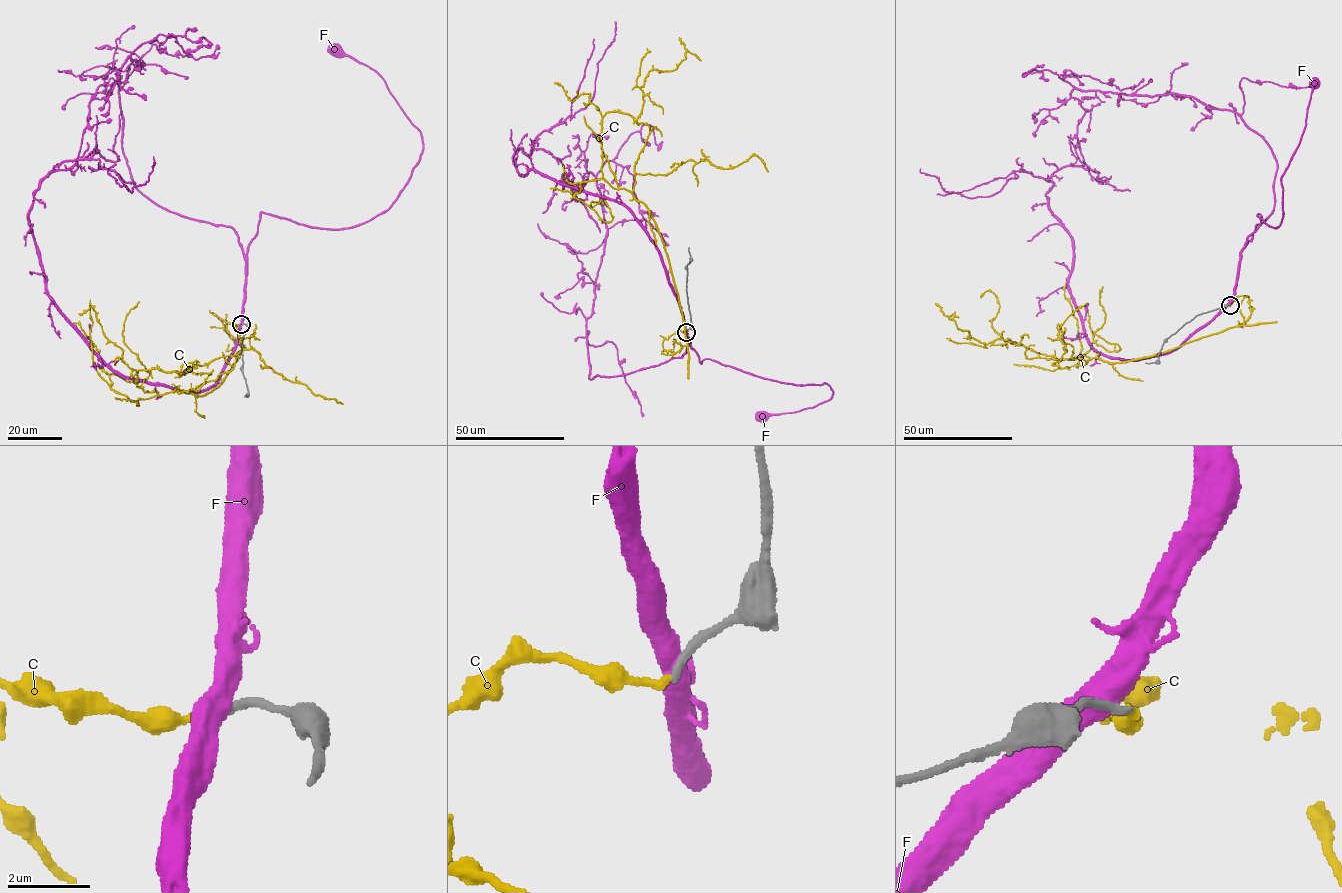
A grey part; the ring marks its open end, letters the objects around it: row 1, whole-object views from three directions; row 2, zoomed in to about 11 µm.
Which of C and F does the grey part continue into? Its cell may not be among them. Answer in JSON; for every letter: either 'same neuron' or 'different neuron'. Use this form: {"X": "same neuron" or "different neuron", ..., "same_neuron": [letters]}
{"C": "different neuron", "F": "different neuron", "same_neuron": []}

